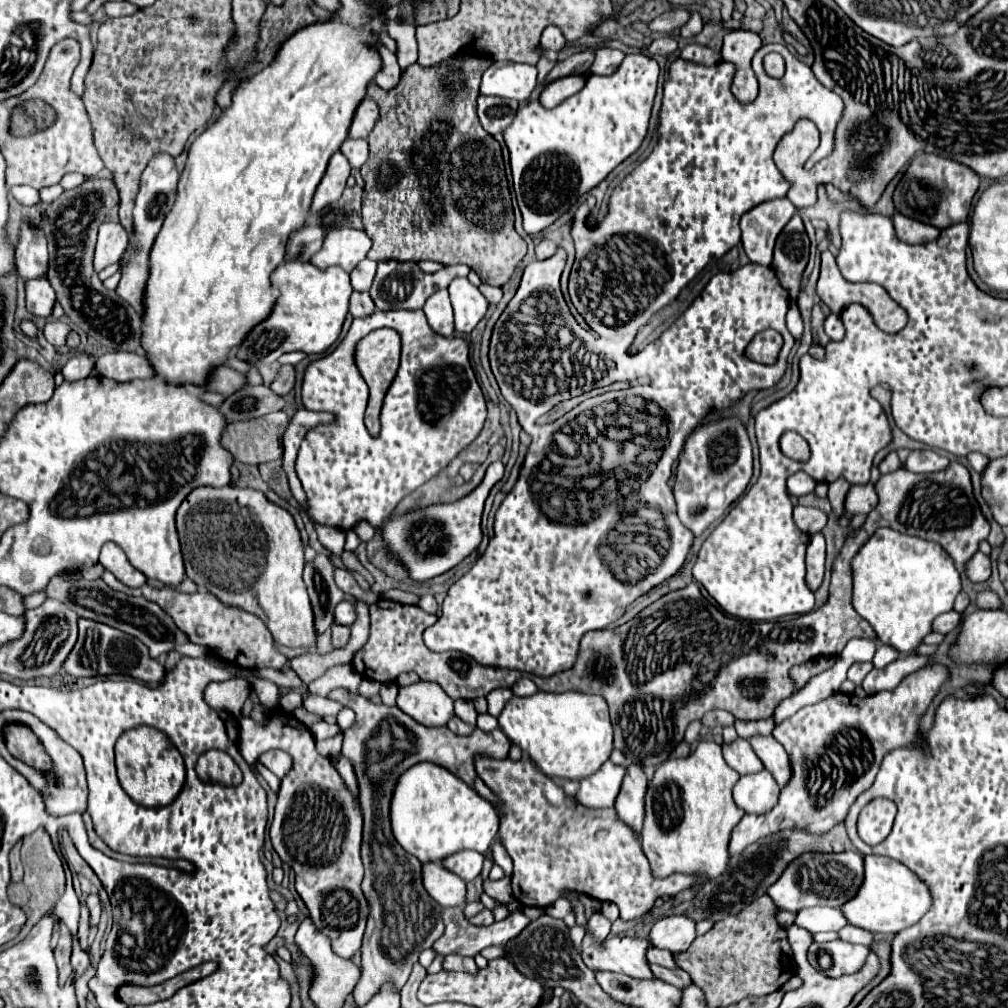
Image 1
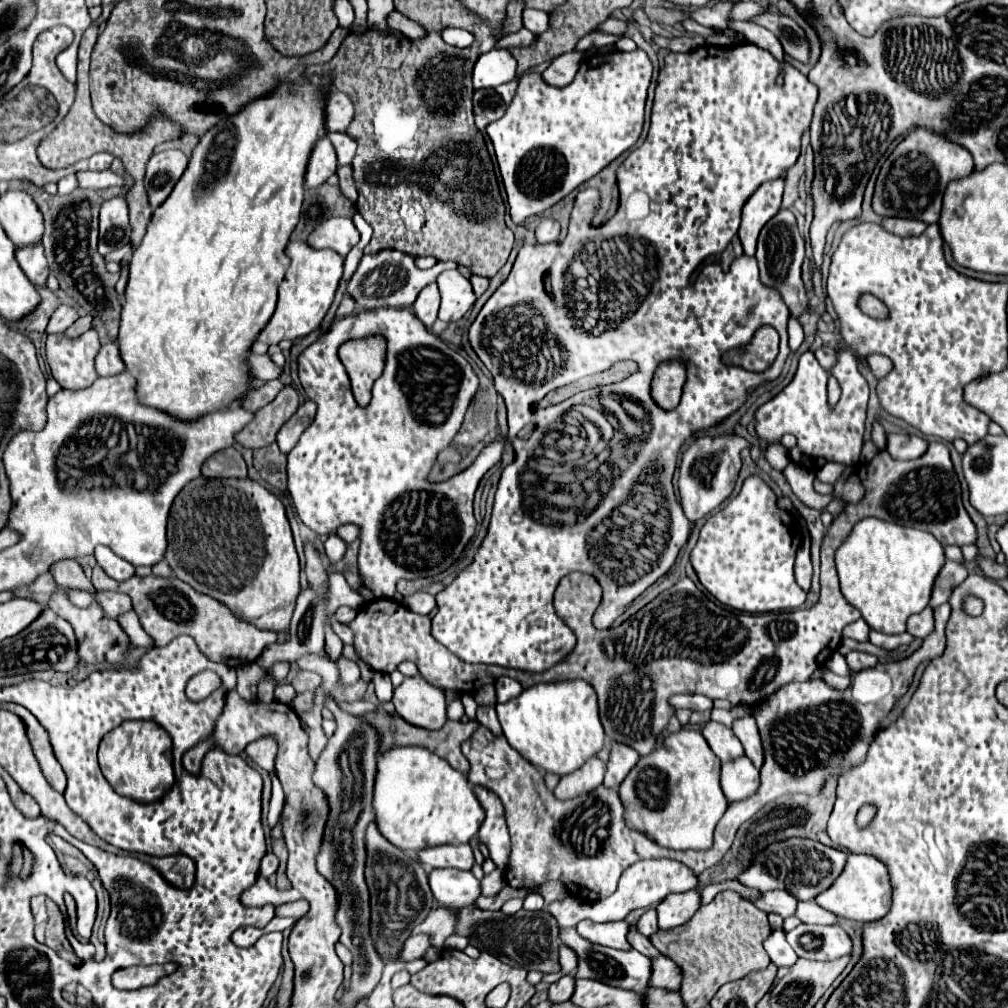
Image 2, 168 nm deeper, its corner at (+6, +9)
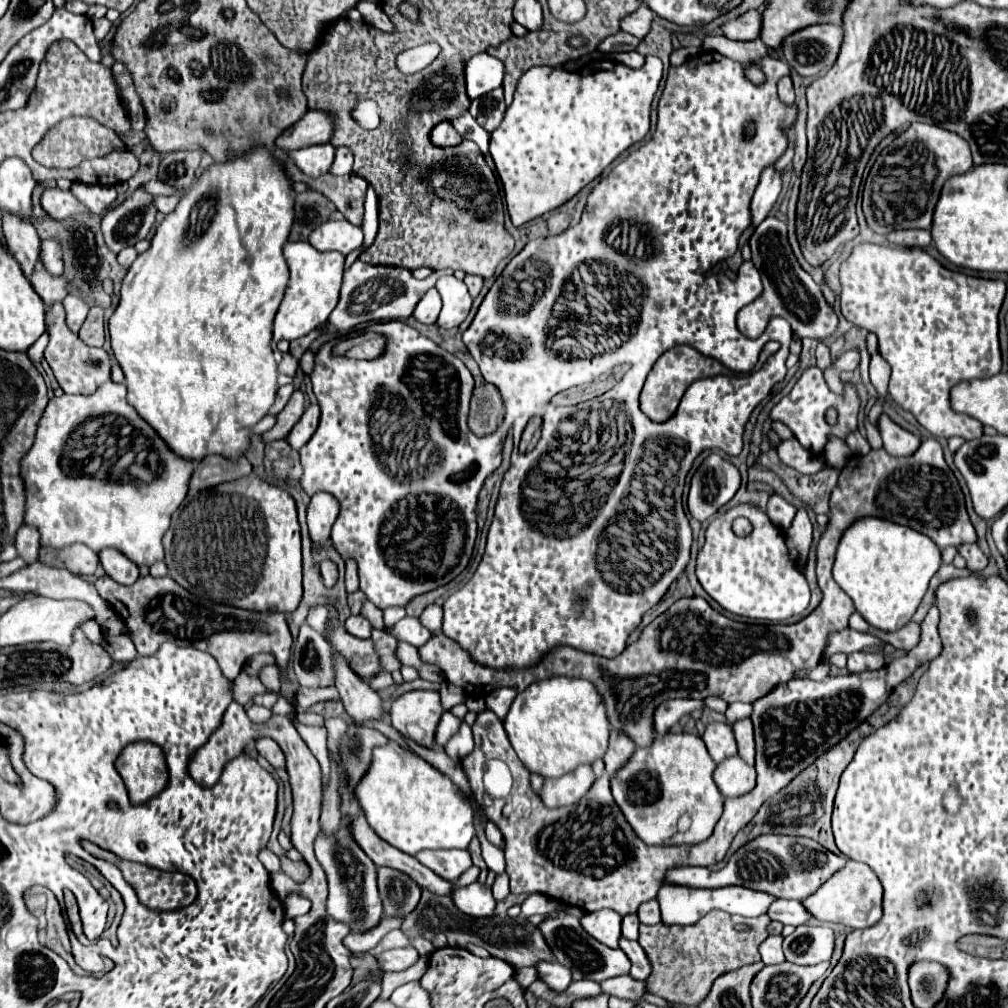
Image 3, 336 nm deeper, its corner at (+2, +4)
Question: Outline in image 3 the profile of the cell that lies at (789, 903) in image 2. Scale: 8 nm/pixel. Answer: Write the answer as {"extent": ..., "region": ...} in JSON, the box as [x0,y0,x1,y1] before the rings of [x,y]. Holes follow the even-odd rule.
{"extent":[657,885,775,925],"region":[[[663,885],[663,889],[659,889],[657,901],[661,905],[663,923],[693,925],[703,915],[707,915],[711,909],[723,909],[727,913],[735,913],[735,915],[743,915],[743,917],[765,915],[771,901],[775,901],[775,897],[771,897],[769,893],[763,893],[763,891],[753,891],[753,889],[737,887],[737,885],[721,887],[721,889],[687,889],[687,887],[679,887],[679,885]]]}

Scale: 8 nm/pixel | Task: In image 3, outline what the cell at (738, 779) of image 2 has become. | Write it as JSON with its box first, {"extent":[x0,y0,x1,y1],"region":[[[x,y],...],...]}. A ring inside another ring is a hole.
{"extent":[713,755,755,797],"region":[[[735,755],[717,765],[713,779],[723,797],[739,797],[755,787],[755,769]]]}

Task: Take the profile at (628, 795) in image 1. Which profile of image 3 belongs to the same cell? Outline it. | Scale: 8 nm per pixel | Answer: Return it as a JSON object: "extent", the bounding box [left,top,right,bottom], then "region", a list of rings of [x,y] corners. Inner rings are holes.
{"extent":[603,731,635,777],"region":[[[611,731],[611,737],[609,737],[609,749],[603,757],[605,761],[605,769],[607,773],[613,777],[621,767],[627,765],[627,761],[631,759],[631,755],[635,753],[635,743],[623,735],[623,733],[617,733],[617,731]]]}

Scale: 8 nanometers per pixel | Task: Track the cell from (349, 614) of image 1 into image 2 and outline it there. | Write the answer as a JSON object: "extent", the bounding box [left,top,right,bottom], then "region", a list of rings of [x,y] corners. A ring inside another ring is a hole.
{"extent":[335,606,357,624],"region":[[[341,606],[337,612],[335,612],[335,620],[339,620],[341,624],[351,624],[357,616],[357,610],[349,608],[349,606]]]}

